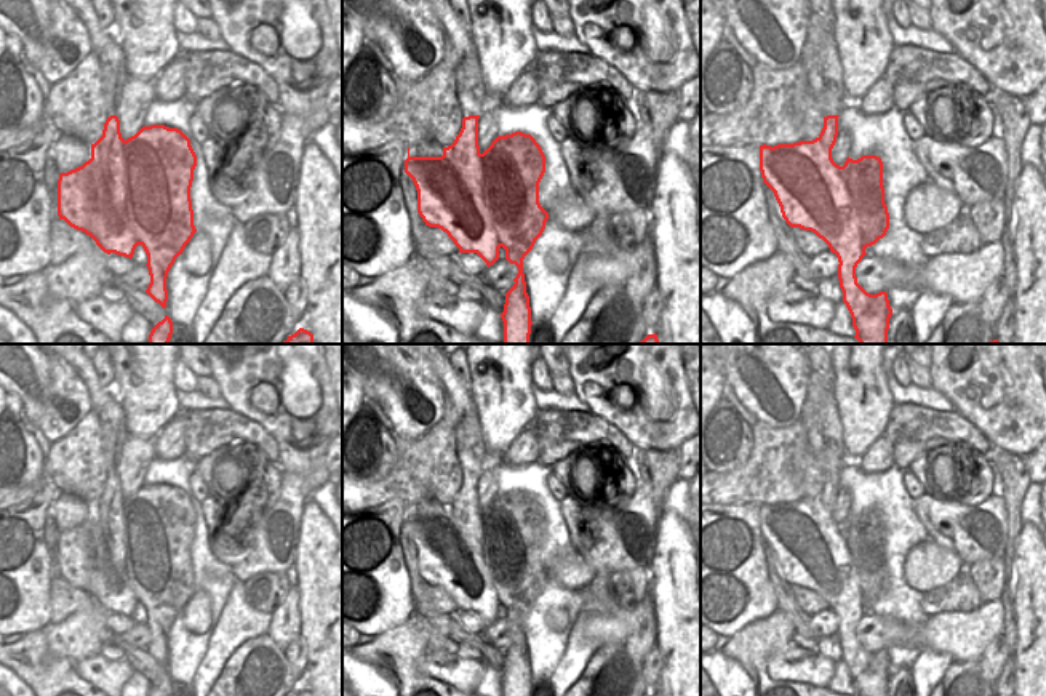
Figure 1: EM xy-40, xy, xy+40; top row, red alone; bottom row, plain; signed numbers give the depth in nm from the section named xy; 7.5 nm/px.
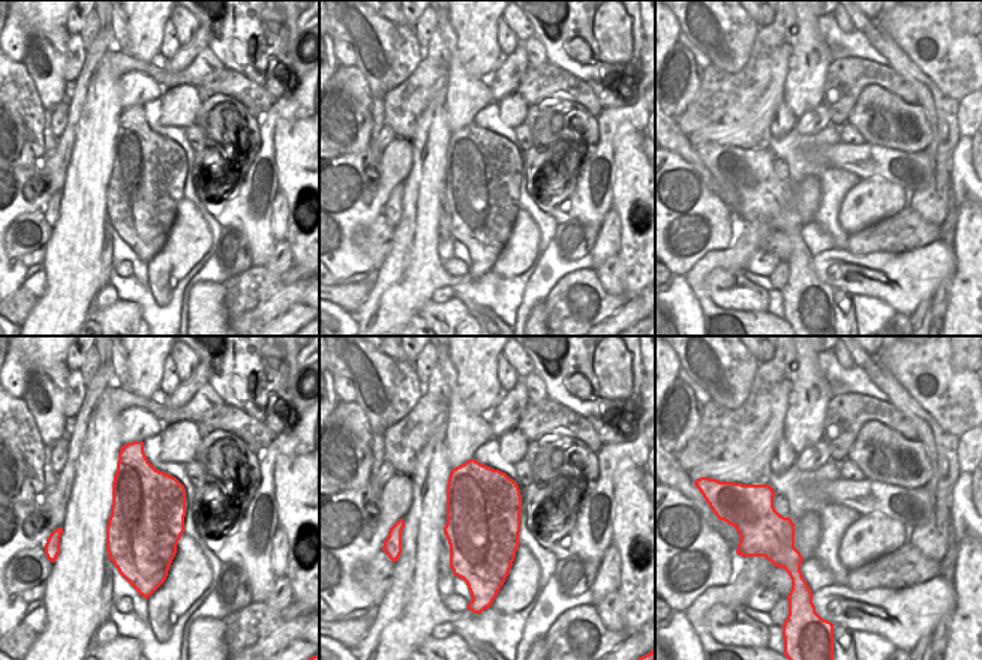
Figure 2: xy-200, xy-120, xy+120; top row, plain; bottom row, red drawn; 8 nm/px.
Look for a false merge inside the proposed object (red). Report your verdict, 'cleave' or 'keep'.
cleave

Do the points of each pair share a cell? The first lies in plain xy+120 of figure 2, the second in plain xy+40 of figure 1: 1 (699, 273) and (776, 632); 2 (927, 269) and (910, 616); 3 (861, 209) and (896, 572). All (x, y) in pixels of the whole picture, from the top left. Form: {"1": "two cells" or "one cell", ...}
{"1": "one cell", "2": "two cells", "3": "two cells"}

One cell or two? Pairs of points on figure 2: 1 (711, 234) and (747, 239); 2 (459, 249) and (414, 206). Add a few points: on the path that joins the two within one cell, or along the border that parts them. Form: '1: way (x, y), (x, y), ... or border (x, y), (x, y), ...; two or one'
1: border (736, 218), (735, 239), (703, 257); two
2: border (438, 242), (438, 255), (443, 260); two

